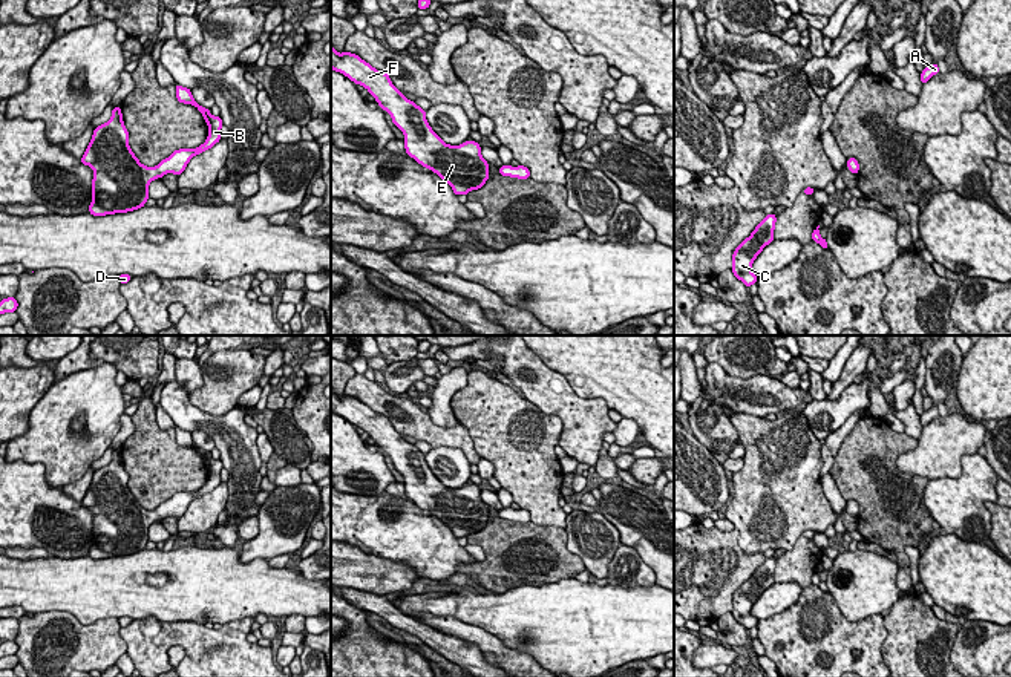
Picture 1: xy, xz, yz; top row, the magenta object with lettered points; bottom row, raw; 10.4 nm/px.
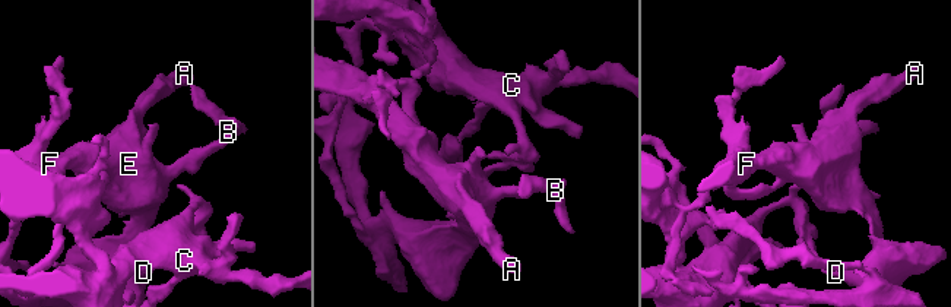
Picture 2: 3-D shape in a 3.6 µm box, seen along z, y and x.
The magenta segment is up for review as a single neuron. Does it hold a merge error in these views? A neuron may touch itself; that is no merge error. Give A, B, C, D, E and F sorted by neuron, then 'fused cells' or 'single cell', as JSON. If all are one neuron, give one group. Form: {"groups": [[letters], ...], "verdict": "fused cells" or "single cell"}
{"groups": [["A", "B", "C", "D", "E", "F"]], "verdict": "single cell"}

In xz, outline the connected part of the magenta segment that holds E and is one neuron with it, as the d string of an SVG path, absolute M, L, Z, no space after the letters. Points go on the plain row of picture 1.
M331 389L331 412L362 427L386 453L395 470L404 478L406 498L437 516L453 536L467 538L481 531L489 522L489 505L481 499L481 489L466 484L460 489L446 487L429 469L426 453L407 443L391 424L358 398L339 397Z

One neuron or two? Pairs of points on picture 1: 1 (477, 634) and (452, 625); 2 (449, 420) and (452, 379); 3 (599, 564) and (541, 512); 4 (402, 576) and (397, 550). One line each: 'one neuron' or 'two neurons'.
1: one neuron
2: one neuron
3: two neurons
4: two neurons

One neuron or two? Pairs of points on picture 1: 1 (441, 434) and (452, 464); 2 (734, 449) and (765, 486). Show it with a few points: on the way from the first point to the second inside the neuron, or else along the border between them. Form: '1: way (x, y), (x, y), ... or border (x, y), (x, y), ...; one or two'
1: border (432, 448), (457, 448), (471, 463); two
2: border (731, 423), (743, 448), (743, 457); two

